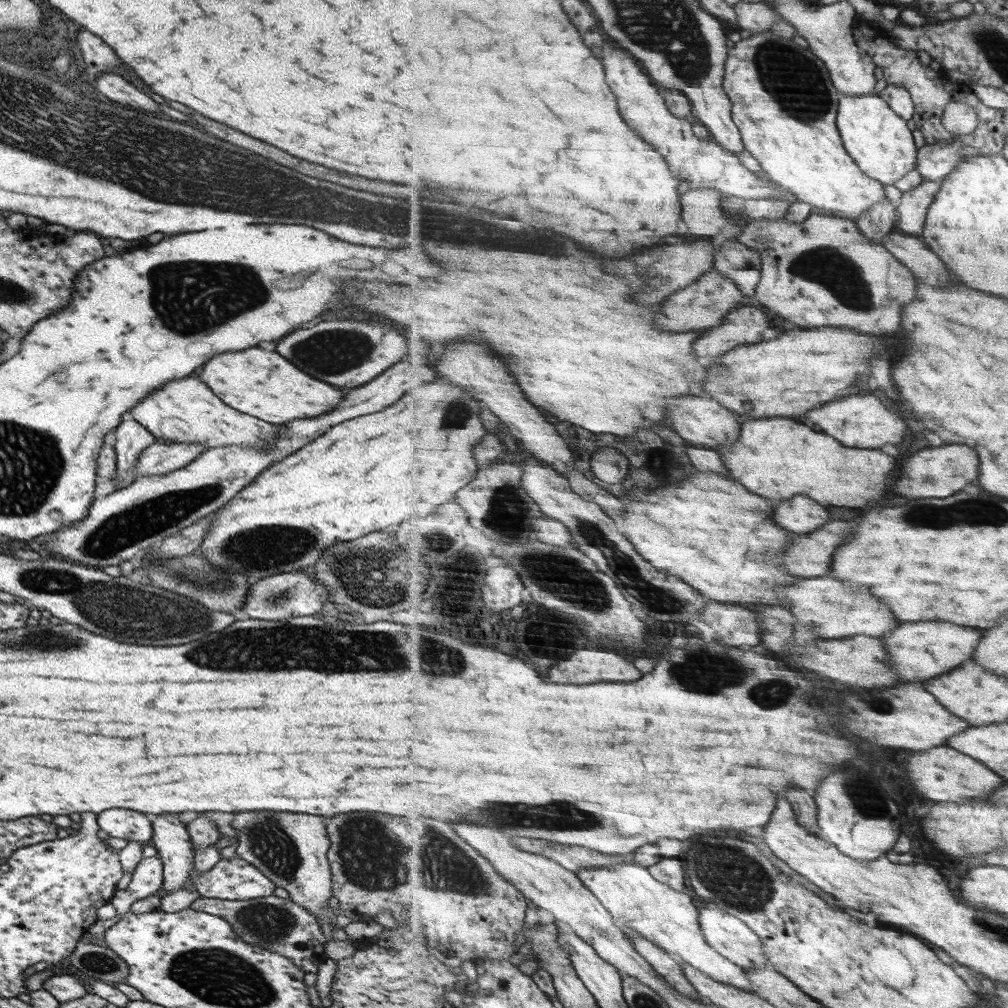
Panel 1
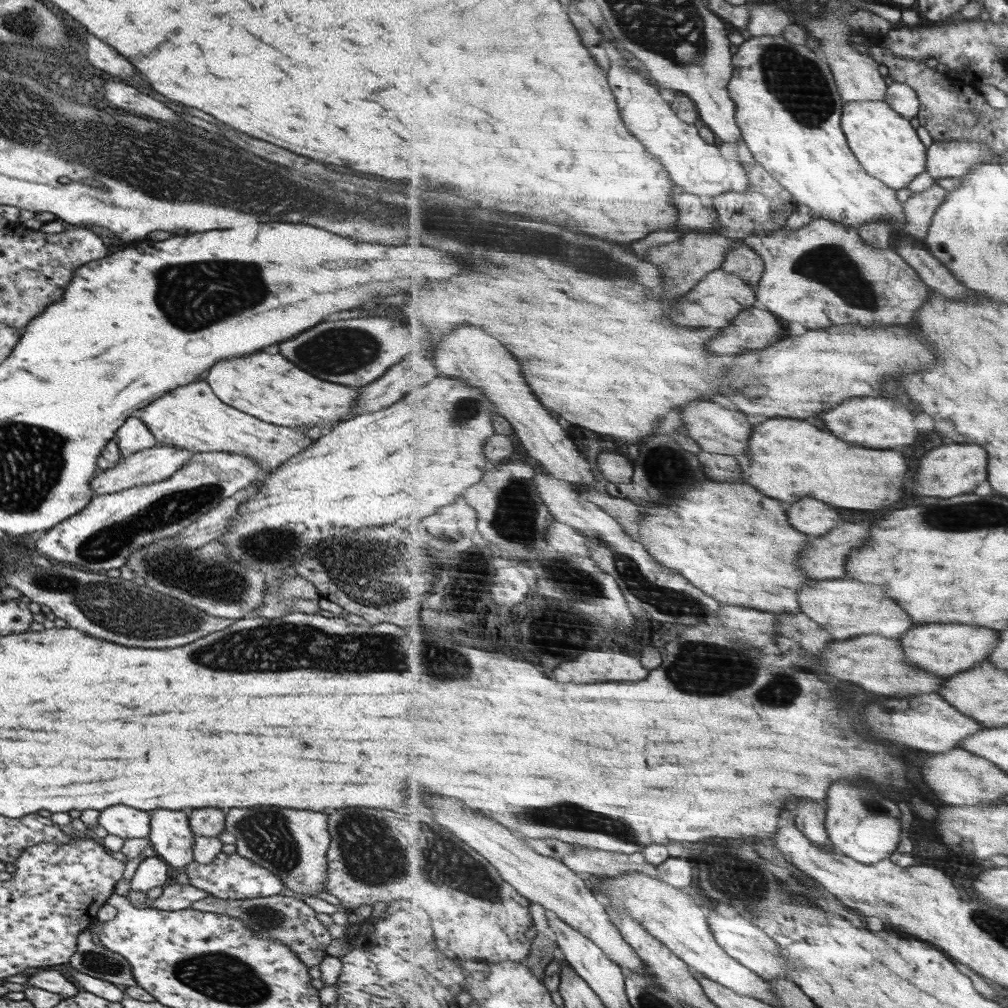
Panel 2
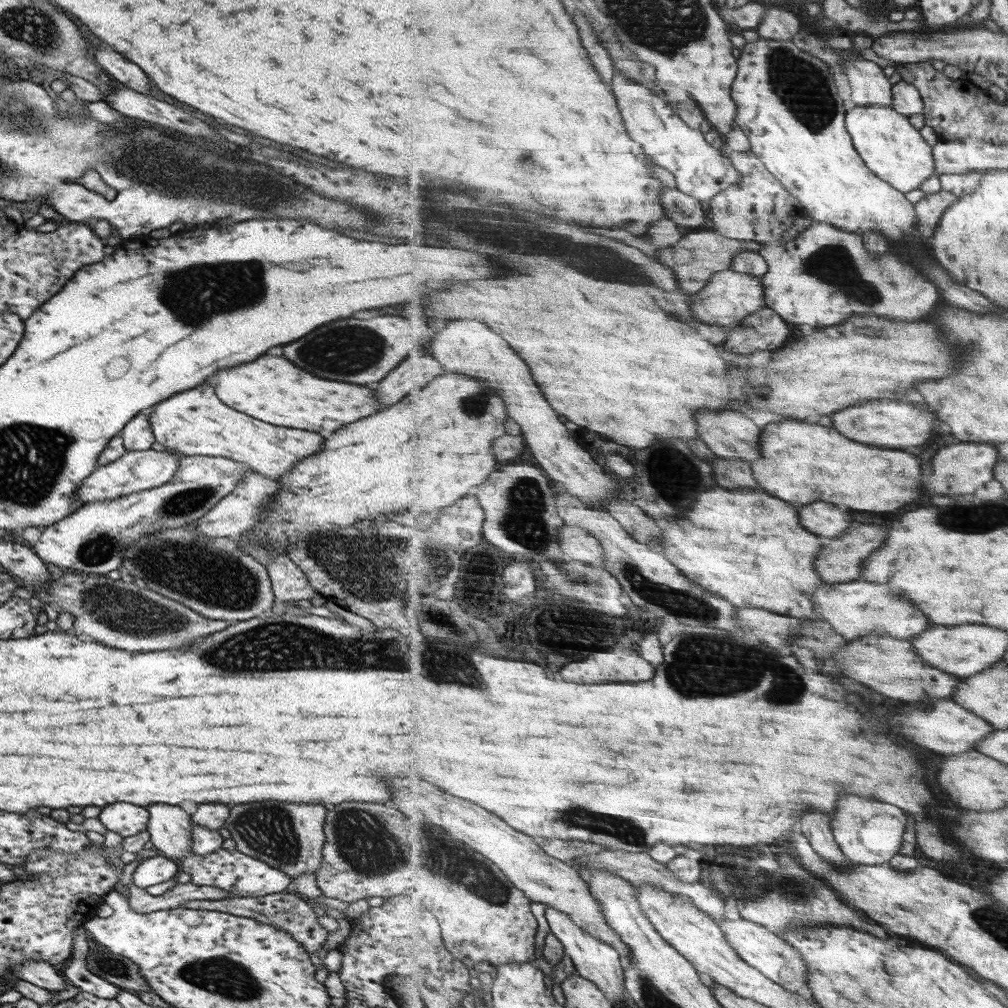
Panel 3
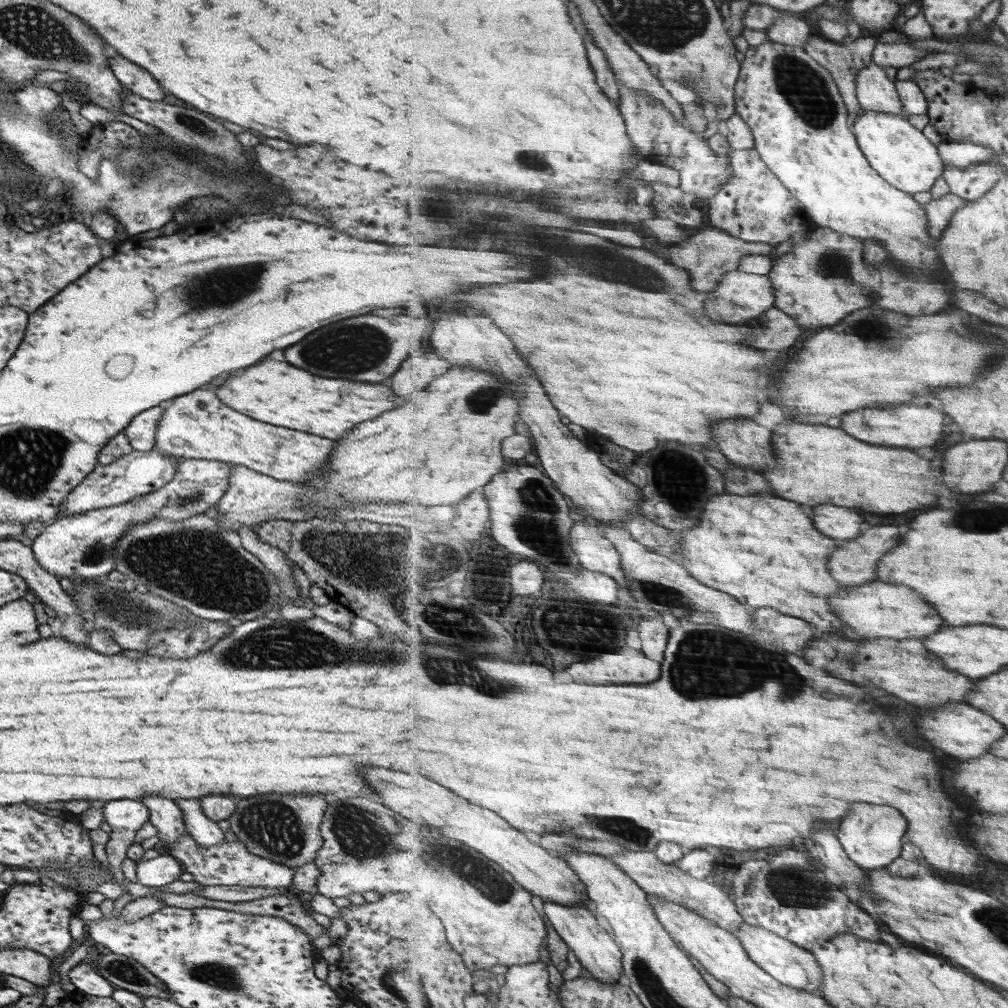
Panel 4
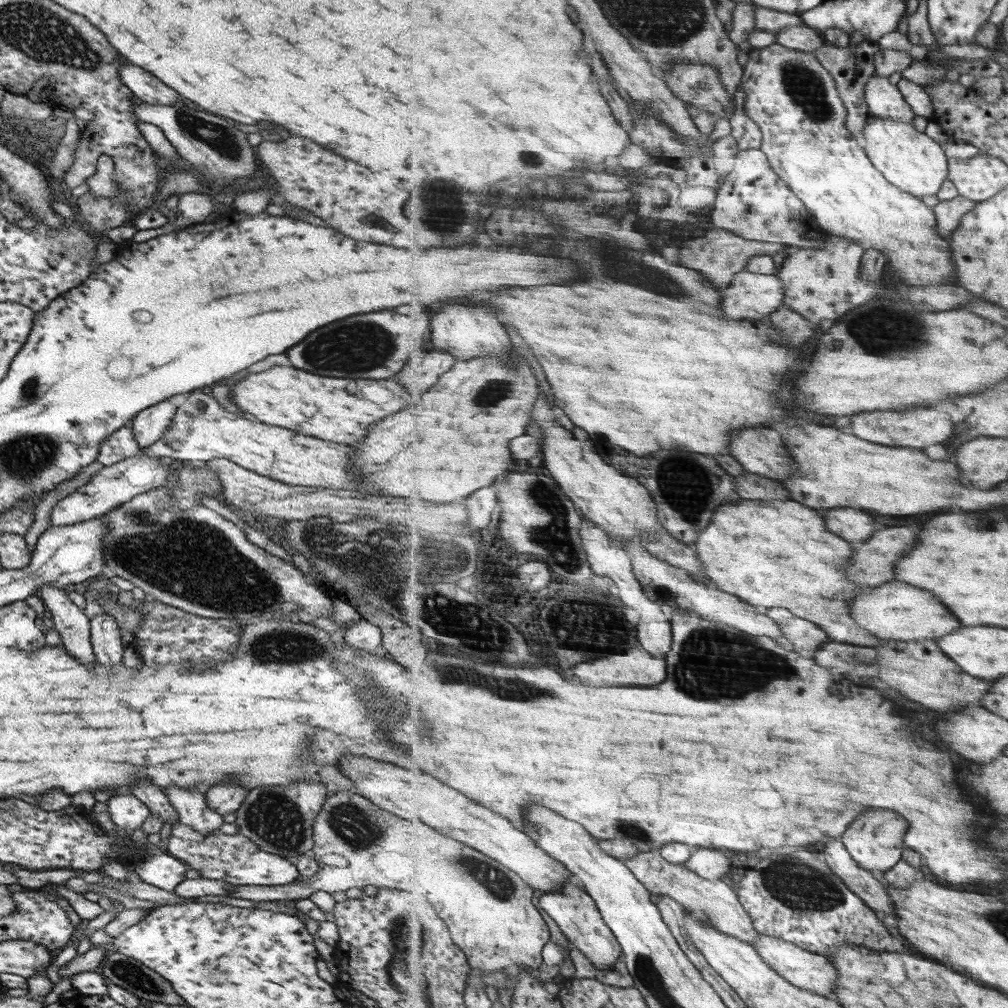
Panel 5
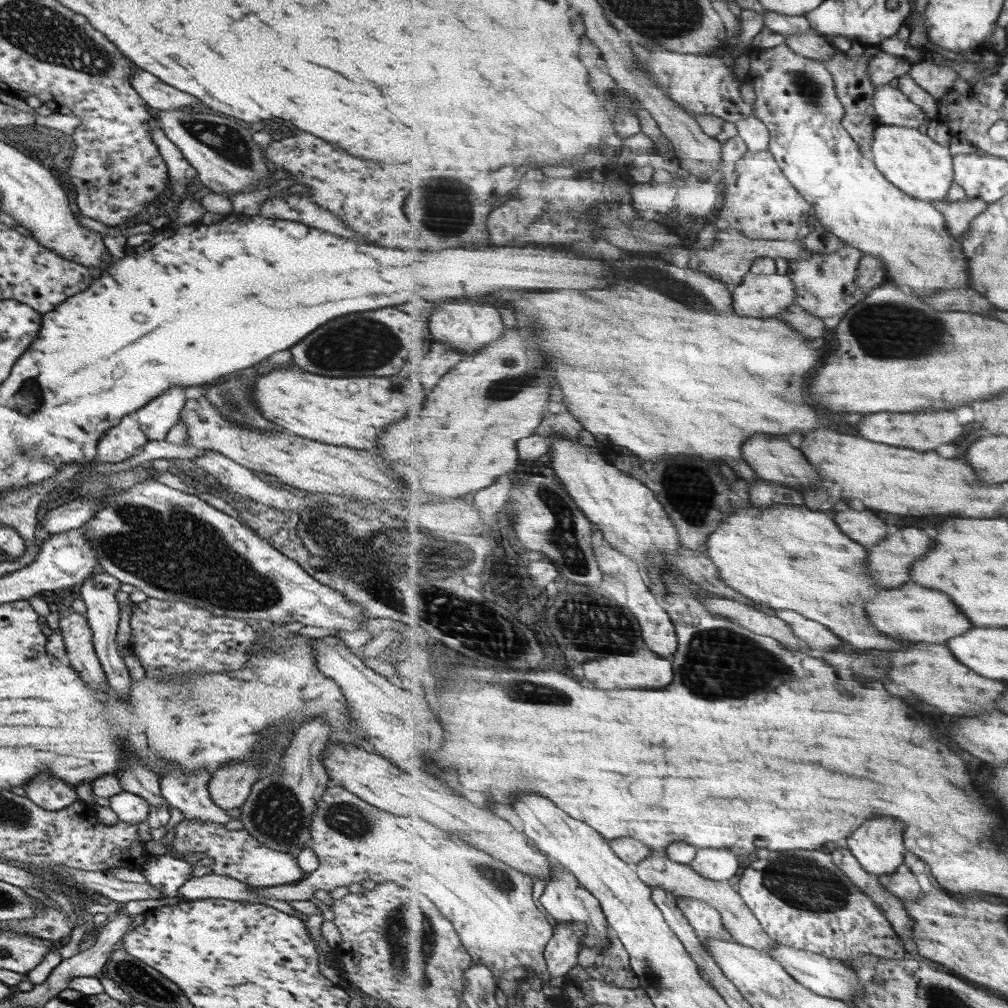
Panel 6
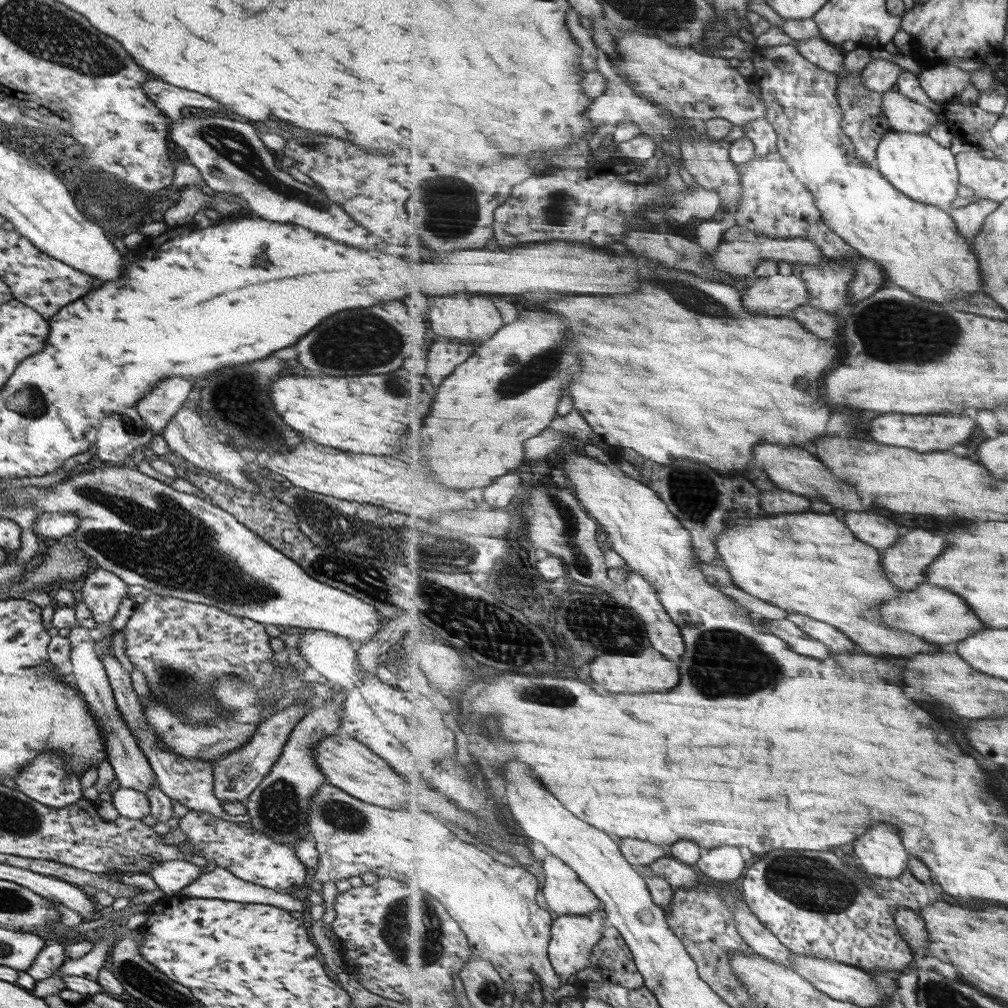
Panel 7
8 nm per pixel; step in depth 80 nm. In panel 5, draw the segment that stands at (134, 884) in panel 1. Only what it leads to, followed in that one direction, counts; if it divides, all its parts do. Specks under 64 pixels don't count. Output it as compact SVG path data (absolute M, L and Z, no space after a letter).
M168 853L149 855L133 870L139 880L163 891L172 892L185 879L189 866Z

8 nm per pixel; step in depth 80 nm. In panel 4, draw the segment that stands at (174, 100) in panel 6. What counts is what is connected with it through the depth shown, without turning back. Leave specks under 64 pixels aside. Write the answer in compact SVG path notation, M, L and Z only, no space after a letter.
M121 56L109 58L109 66L111 66L113 76L115 76L127 92L153 101L163 100L165 90L149 76L149 72L141 70L139 66L131 64L129 60L125 60Z

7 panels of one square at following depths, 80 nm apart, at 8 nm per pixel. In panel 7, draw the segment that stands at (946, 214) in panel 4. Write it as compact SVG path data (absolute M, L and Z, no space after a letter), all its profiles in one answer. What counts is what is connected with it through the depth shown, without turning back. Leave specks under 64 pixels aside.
M979 199L965 207L949 211L955 219L958 231L967 238L975 238L983 230L987 216L999 209L1000 203L991 199Z

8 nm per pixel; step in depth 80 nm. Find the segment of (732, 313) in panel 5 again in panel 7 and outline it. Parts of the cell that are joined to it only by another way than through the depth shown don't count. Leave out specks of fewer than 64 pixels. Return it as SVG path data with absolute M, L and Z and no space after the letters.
M776 274L775 276L752 278L753 283L742 290L742 297L746 309L756 315L790 316L800 306L807 305L812 296L806 280L799 276Z

